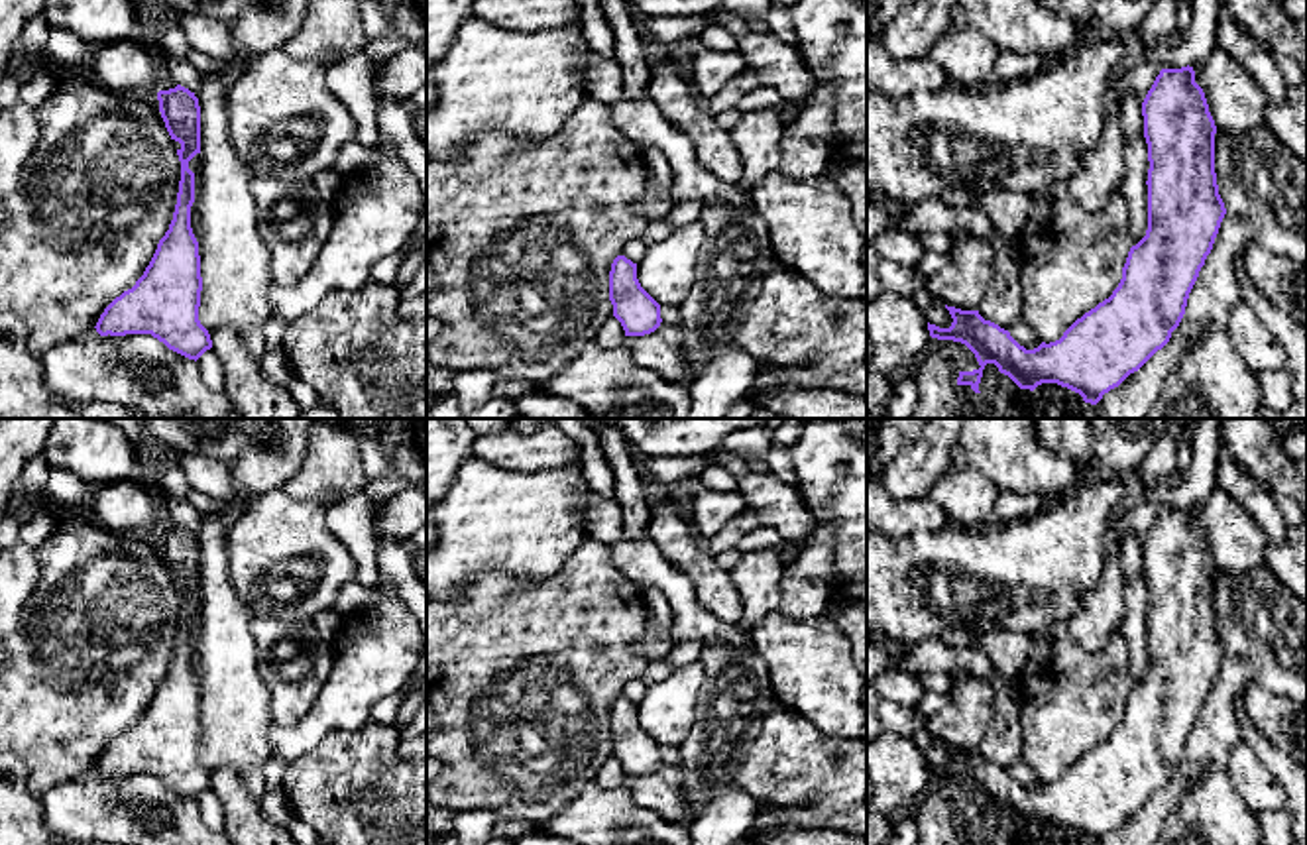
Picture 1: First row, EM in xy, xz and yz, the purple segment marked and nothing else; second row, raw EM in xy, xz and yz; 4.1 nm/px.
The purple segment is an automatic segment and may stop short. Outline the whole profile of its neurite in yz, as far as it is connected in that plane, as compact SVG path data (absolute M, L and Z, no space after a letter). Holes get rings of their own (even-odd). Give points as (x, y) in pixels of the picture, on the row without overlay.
M1189 505L1160 511L1142 542L1142 556L1150 601L1148 670L1130 688L1118 727L1077 759L1059 780L1042 782L1034 790L1020 786L1008 770L985 760L979 751L945 745L953 762L949 768L928 762L930 776L965 784L981 806L973 812L959 812L957 825L969 825L981 833L983 810L987 804L994 804L1020 829L1034 831L1042 823L1057 823L1079 833L1085 843L1097 845L1105 833L1118 827L1169 782L1226 654L1215 613L1217 566Z

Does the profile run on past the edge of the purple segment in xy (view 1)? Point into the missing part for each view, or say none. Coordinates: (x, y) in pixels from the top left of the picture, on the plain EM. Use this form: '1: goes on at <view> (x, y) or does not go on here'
1: does not go on here

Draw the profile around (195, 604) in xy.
M197 593L189 601L189 609L195 613L195 643L191 647L191 668L193 668L193 674L195 674L197 682L200 682L200 650L199 650L199 635L200 635L200 593Z

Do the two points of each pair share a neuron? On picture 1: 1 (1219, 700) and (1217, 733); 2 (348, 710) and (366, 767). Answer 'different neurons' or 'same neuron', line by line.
1: same neuron
2: different neurons

